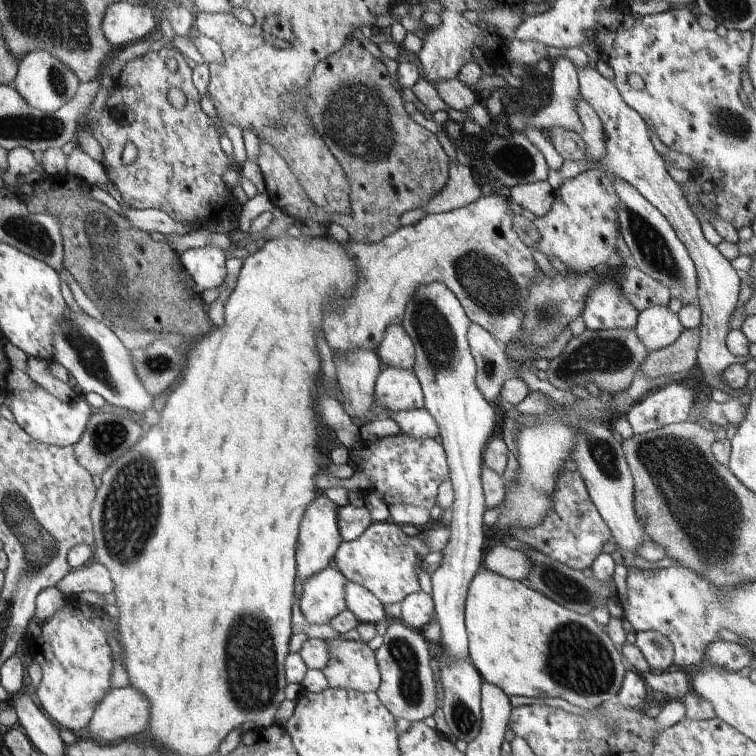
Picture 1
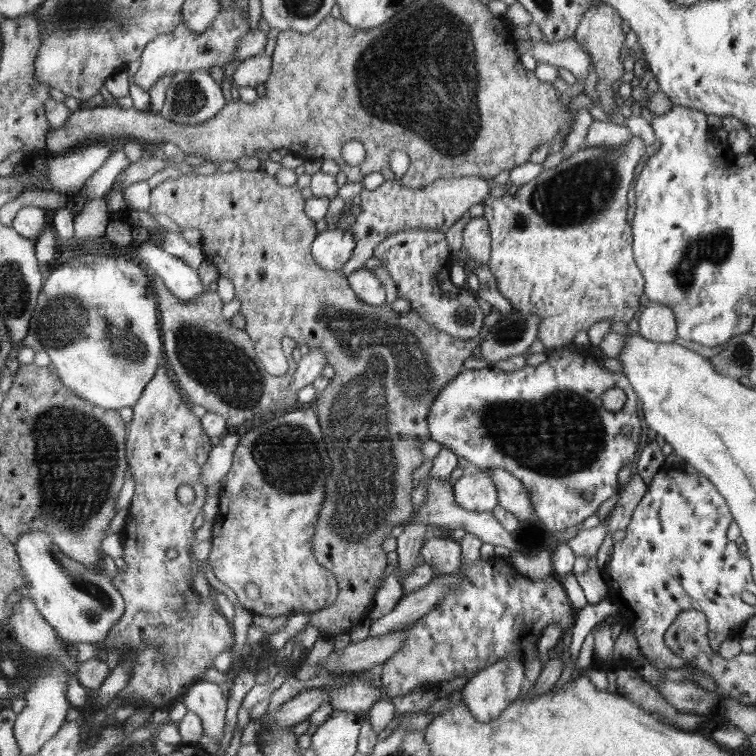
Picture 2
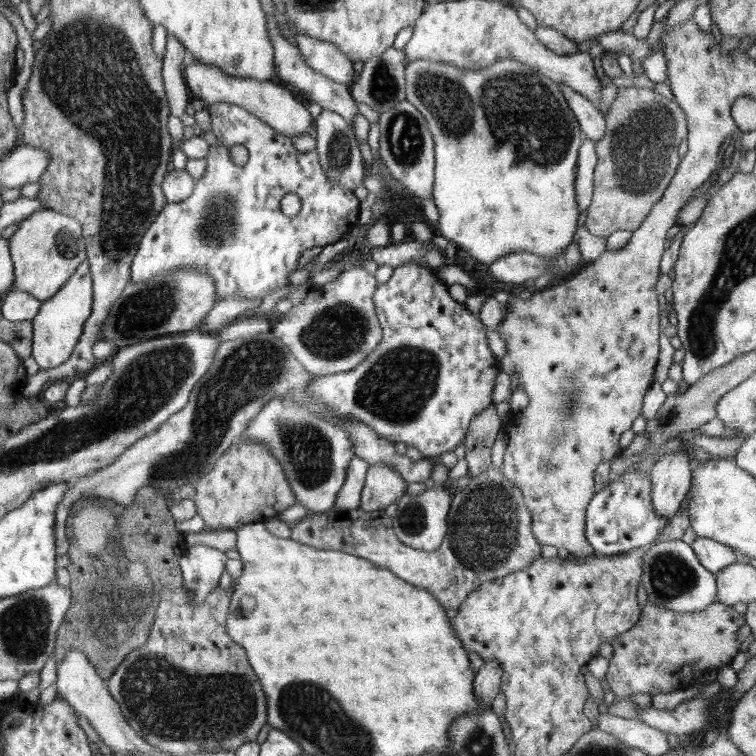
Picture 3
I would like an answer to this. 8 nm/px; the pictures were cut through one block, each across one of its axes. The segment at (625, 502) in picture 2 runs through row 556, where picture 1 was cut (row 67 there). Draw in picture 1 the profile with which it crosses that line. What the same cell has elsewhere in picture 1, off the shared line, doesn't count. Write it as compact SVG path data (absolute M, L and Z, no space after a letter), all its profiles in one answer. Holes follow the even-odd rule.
M585 66L583 70L581 68L575 68L577 72L577 82L579 82L579 96L593 108L593 112L597 114L601 126L603 126L603 134L605 134L605 156L601 158L601 170L603 174L609 174L609 176L617 176L621 178L623 182L627 182L629 186L633 186L639 196L643 200L647 200L655 210L659 210L659 214L667 220L667 224L671 226L671 230L675 232L677 240L687 248L687 254L691 256L691 262L695 266L695 276L697 276L697 302L699 302L699 310L701 310L701 324L699 324L699 346L697 346L697 368L701 370L703 374L703 382L707 388L717 388L717 390L727 390L727 386L723 384L721 378L721 372L731 366L731 364L739 364L743 362L741 358L735 358L727 352L727 346L725 346L725 340L727 340L727 334L729 334L729 318L731 314L735 312L735 306L737 306L737 296L739 296L739 286L741 286L741 274L735 272L731 268L731 262L727 262L715 246L711 246L705 238L703 238L703 232L701 232L701 226L699 226L699 220L697 216L689 210L689 204L685 202L683 198L683 192L681 192L681 186L677 182L671 180L671 176L667 174L667 164L661 160L661 156L653 150L651 146L651 140L649 140L649 130L645 128L645 122L641 120L641 116L631 110L619 96L617 88L613 86L613 82L609 82L607 78L603 78L595 68L589 68Z

